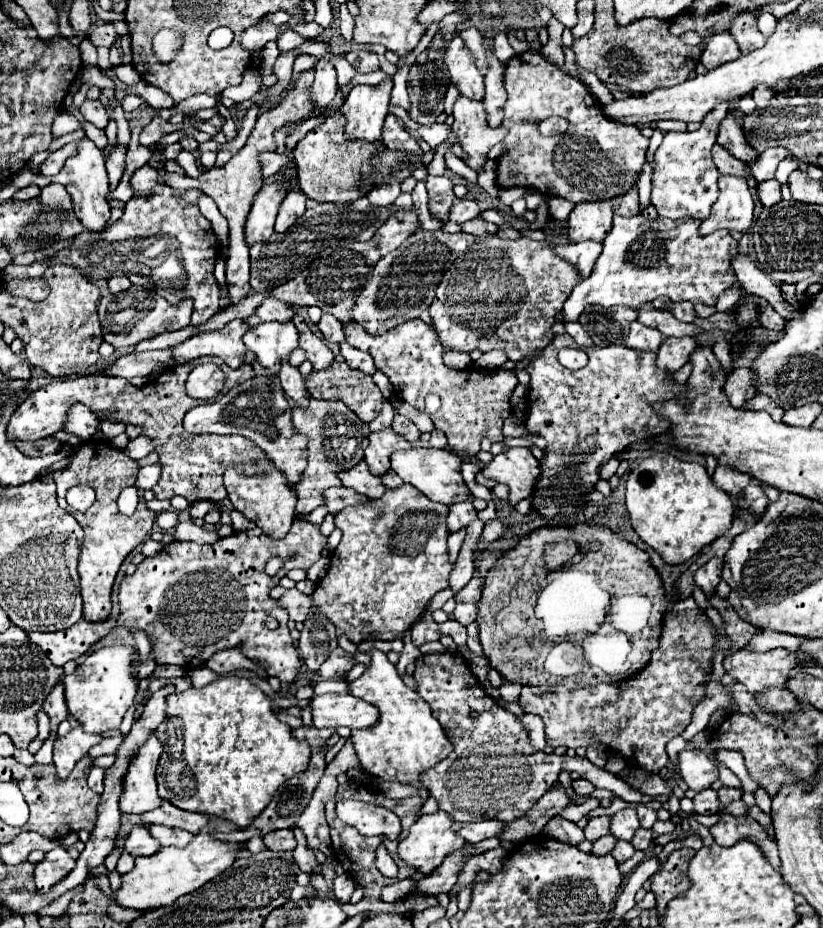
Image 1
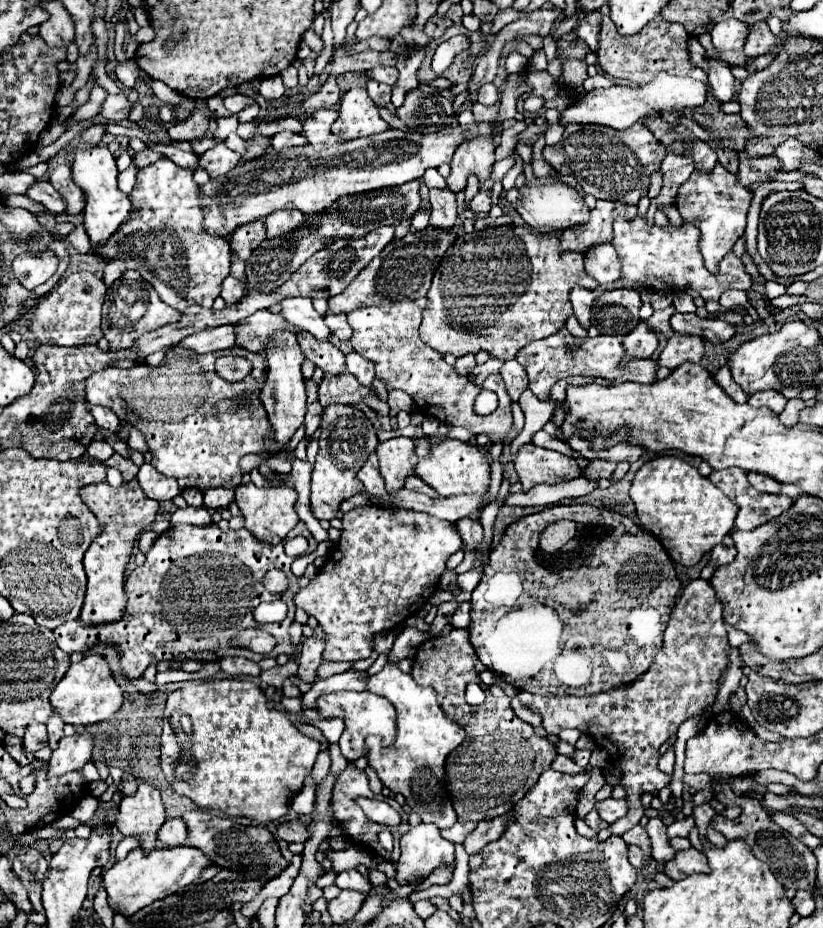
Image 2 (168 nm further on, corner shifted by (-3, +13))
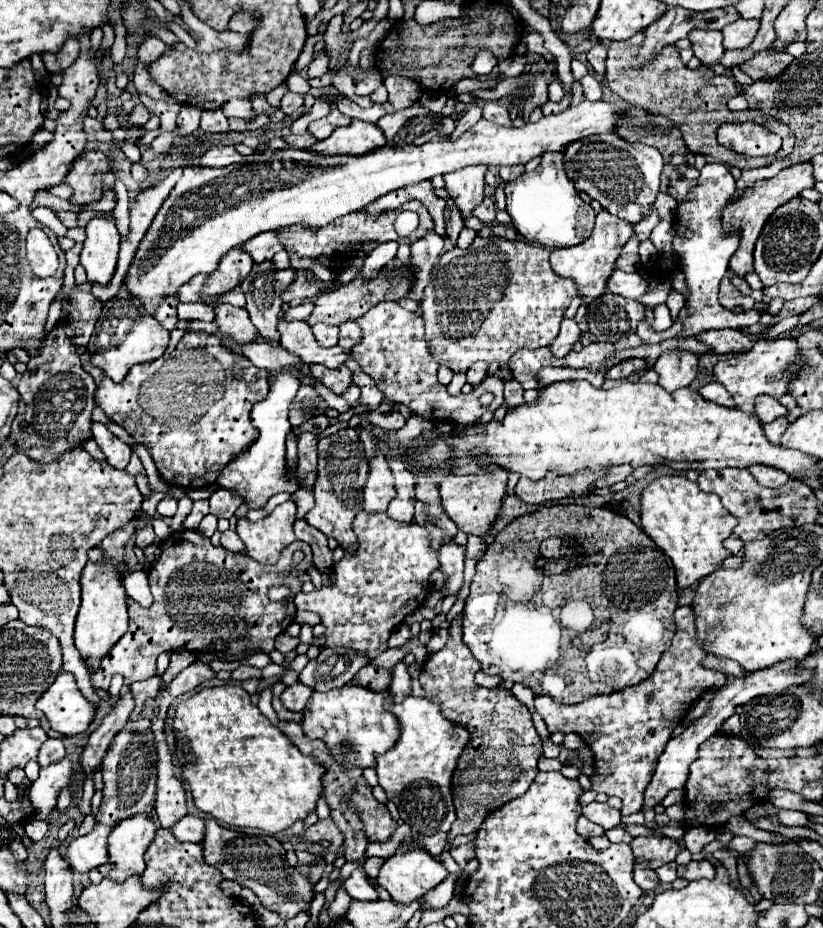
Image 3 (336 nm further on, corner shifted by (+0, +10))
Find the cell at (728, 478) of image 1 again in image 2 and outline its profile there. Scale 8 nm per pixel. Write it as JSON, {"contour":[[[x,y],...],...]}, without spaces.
{"contour":[[[739,467],[711,471],[709,481],[717,485],[725,495],[729,495],[729,499],[739,507],[735,529],[751,531],[761,527],[763,523],[779,517],[785,509],[789,509],[789,505],[793,505],[793,499],[787,495],[769,495],[753,489],[747,481],[747,473]]]}

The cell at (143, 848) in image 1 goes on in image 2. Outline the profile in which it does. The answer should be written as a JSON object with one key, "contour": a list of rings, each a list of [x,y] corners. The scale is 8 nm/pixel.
{"contour":[[[171,817],[167,819],[159,833],[157,833],[157,841],[159,843],[169,843],[169,845],[183,845],[187,839],[187,829],[185,829],[185,821],[183,817]]]}

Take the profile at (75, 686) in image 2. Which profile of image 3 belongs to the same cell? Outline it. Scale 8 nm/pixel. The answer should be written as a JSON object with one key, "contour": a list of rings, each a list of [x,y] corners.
{"contour":[[[72,672],[58,674],[58,680],[38,700],[38,710],[46,714],[52,730],[64,736],[82,734],[96,716],[96,704],[82,696]]]}

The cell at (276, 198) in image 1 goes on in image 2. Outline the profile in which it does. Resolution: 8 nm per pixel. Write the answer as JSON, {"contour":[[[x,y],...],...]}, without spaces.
{"contour":[[[253,221],[253,223],[237,229],[233,233],[233,237],[229,237],[229,245],[231,245],[231,251],[235,257],[247,261],[249,255],[253,253],[253,249],[257,249],[257,245],[261,245],[263,239],[265,239],[263,221]]]}

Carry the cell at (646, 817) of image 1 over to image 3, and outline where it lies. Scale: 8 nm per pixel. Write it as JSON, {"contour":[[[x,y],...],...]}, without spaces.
{"contour":[[[666,862],[666,864],[662,864],[660,868],[656,868],[658,880],[664,882],[664,884],[674,882],[674,880],[676,880],[676,866],[678,866],[676,862]]]}

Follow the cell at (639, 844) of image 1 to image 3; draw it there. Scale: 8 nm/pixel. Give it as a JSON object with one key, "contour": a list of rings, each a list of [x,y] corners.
{"contour":[[[616,826],[616,828],[612,828],[612,830],[606,830],[606,836],[610,840],[611,843],[628,843],[632,842],[634,838],[628,834],[628,832],[624,832],[620,826]]]}

